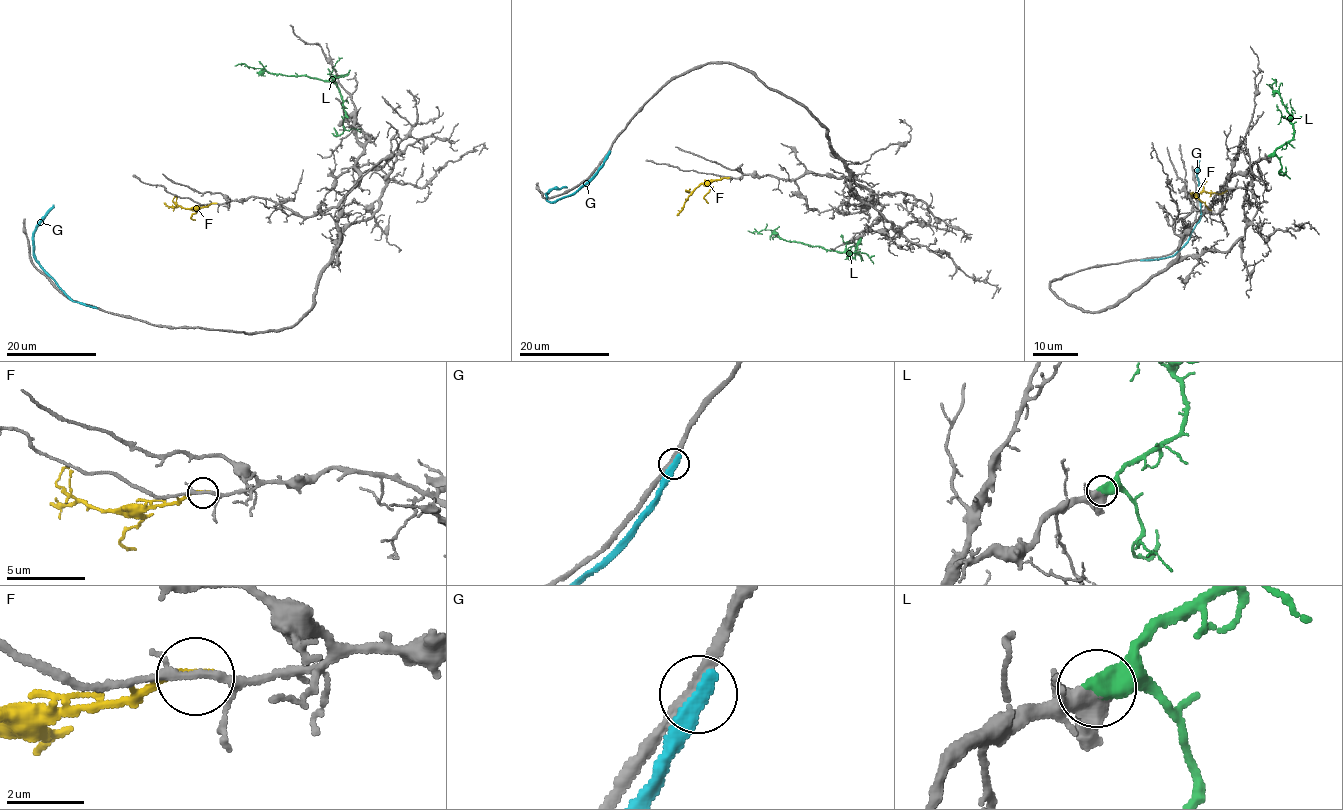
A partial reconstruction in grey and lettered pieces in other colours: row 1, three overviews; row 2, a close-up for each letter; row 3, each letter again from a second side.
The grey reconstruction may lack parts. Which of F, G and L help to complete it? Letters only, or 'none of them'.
L

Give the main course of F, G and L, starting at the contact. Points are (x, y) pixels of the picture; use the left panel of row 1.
F: (215, 204), (189, 208), (171, 208), (164, 203)
G: (95, 307), (71, 300), (34, 253), (35, 227), (54, 205)
L: (347, 116), (342, 96), (331, 82), (307, 76), (273, 74), (245, 64), (235, 65)

